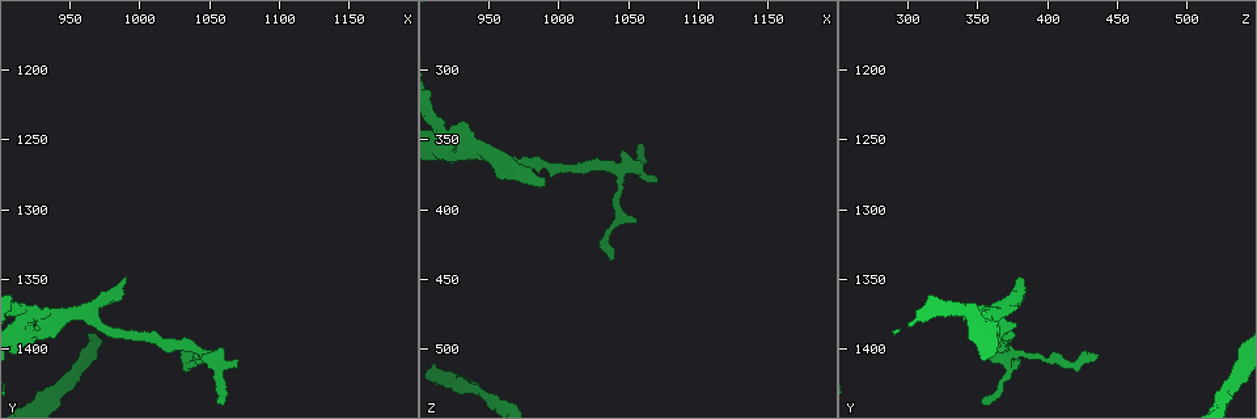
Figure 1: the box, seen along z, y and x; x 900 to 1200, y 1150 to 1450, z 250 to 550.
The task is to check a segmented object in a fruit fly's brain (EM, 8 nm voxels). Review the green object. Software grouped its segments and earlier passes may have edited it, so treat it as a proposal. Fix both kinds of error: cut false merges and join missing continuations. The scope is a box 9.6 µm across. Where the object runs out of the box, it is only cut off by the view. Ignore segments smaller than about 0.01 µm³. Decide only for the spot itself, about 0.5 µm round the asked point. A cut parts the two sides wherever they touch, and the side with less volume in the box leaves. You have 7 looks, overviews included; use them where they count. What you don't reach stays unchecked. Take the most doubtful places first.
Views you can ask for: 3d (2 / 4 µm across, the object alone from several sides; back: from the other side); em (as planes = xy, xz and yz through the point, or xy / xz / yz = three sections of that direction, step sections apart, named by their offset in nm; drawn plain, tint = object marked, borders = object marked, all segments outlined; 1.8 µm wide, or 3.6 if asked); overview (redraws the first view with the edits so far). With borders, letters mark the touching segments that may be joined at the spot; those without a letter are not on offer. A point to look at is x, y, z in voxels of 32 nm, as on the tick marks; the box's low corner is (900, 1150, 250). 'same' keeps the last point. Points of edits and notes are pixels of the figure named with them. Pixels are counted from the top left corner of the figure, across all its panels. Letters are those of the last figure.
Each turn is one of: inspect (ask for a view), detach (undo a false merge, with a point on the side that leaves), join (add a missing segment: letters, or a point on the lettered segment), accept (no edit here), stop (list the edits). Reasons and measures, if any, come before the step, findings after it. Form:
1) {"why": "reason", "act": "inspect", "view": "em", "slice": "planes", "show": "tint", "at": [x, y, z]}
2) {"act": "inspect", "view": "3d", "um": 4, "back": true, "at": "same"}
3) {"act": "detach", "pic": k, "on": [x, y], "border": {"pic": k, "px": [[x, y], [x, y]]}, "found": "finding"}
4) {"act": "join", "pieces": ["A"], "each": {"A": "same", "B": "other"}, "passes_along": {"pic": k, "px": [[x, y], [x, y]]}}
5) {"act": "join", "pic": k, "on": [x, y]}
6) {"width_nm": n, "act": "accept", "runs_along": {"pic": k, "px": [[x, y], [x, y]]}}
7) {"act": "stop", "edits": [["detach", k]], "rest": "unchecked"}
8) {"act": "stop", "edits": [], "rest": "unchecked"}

{"why": "an open end", "act": "inspect", "view": "3d", "um": 2, "at": [934, 1370, 340]}

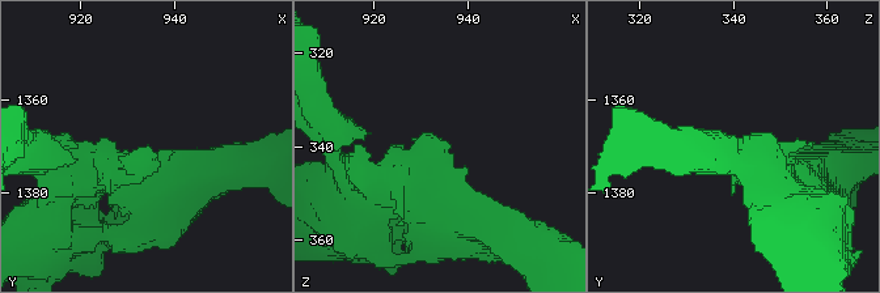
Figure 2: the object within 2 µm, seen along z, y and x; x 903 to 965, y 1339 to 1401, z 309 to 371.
{"why": "now the EM", "act": "inspect", "view": "em", "slice": "planes", "show": "borders", "at": [934, 1370, 339]}

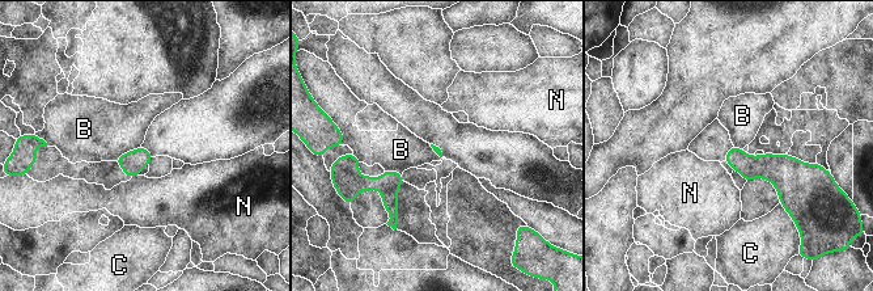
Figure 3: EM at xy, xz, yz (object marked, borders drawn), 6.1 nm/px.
{"longest_contact_nm": ["B", 200], "act": "accept", "each": {"B": "other", "C": "other", "N": "other"}, "border": {"pic": 3, "px": [[140, 146], [121, 154], [113, 160]]}, "found": "none of them fits"}

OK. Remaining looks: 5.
{"why": "an open end", "act": "inspect", "view": "em", "slice": "yz", "step": 8, "show": "tint", "at": [1070, 1408, 380]}

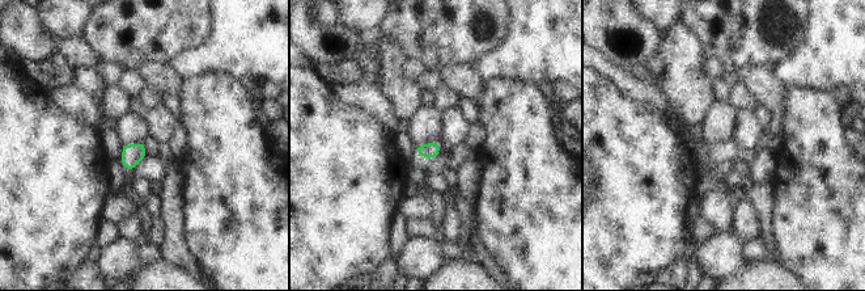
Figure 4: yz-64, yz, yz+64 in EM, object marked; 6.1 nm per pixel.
{"act": "inspect", "view": "em", "slice": "planes", "show": "borders", "at": "same"}

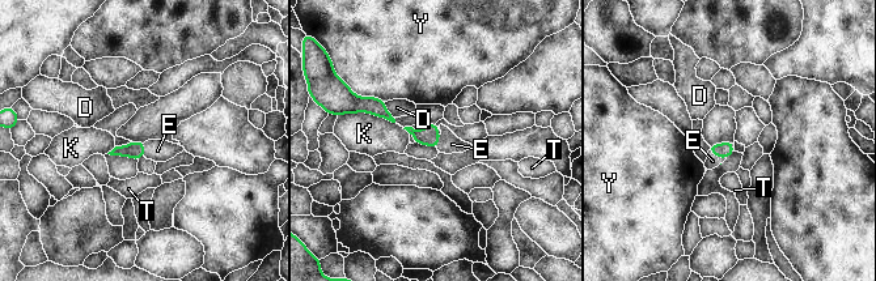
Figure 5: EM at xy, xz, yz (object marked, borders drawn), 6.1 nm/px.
{"longest_contact_nm": ["K", 280], "act": "join", "pieces": ["E"], "each": {"D": "other", "E": "same", "K": "other", "T": "other", "Y": "other"}, "passes_along": {"pic": 5, "px": [[722, 150], [716, 156], [712, 161]]}, "found": "the neuron continues"}

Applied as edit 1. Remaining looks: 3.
{"why": "branch stops here", "act": "inspect", "view": "3d", "um": 2, "at": [992, 1348, 380]}

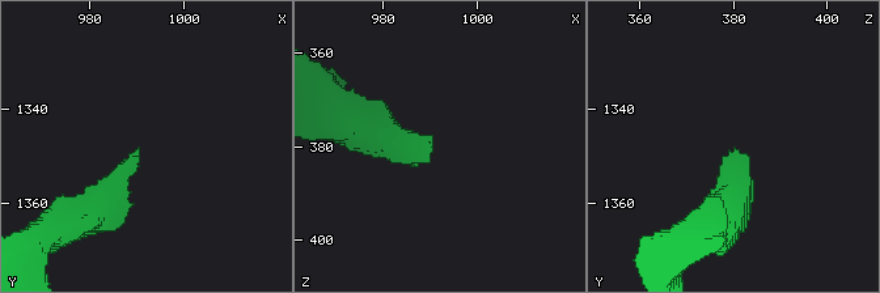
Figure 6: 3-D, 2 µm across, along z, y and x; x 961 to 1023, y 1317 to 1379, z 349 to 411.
{"act": "inspect", "view": "em", "slice": "planes", "show": "plain", "at": [991, 1349, 381]}

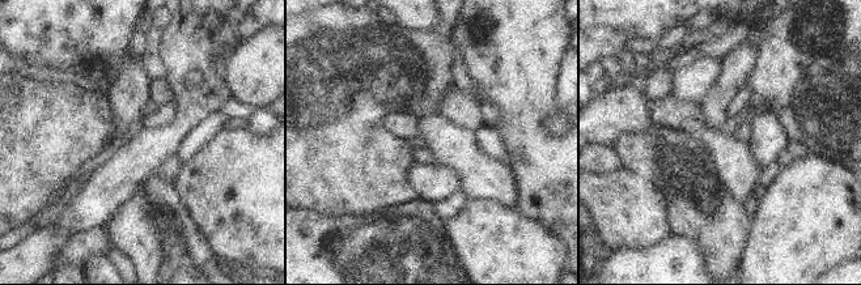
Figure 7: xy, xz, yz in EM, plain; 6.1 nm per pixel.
{"act": "inspect", "view": "em", "slice": "planes", "show": "borders", "at": "same"}

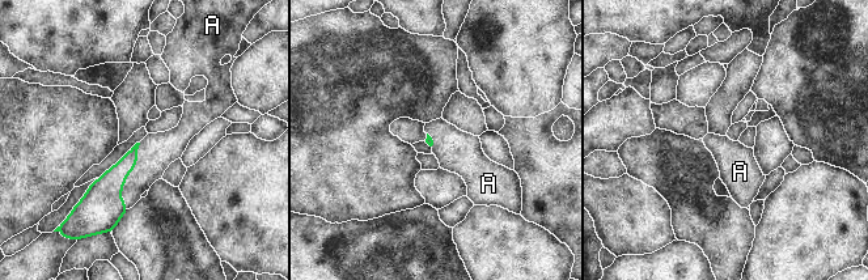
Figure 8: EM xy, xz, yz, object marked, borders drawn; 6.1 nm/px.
{"act": "join", "pieces": ["A"], "each": {"A": "same"}, "passes_along": {"pic": 8, "px": [[101, 206], [127, 174], [156, 152]]}, "found": "the neuron continues"}

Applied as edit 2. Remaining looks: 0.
{"act": "stop", "edits": [["join", 5], ["join", 8]], "rest": "unchecked"}

